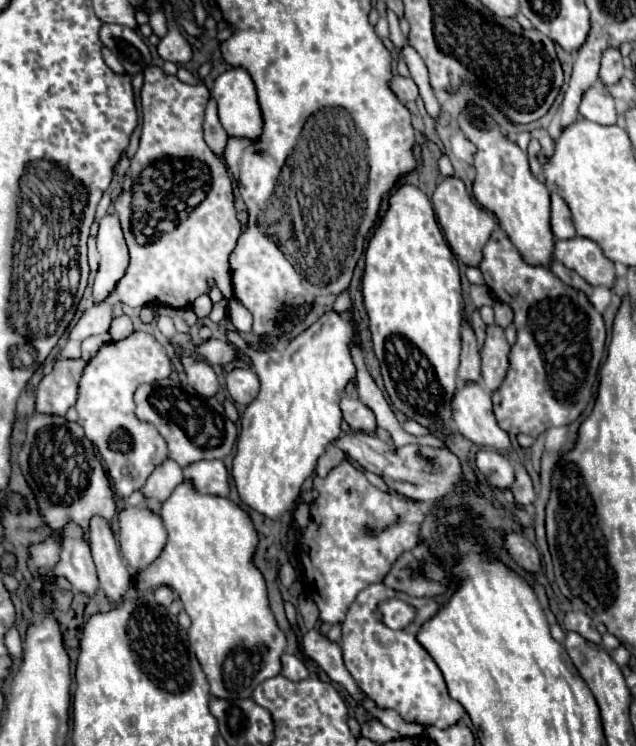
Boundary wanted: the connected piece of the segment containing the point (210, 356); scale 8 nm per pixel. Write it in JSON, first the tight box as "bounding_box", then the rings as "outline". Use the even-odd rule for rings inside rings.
{"bounding_box":[198,338,240,366],"outline":[[[212,338],[212,340],[204,342],[204,344],[200,344],[198,352],[206,358],[206,362],[210,362],[210,364],[222,364],[224,366],[224,364],[230,364],[232,360],[236,360],[240,350],[236,346],[232,346],[230,342],[226,342],[226,340]]]}

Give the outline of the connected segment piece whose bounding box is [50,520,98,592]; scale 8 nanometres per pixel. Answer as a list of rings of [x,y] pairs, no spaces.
[[[70,520],[64,526],[62,536],[64,536],[64,540],[62,540],[62,550],[60,550],[60,562],[54,566],[54,570],[50,570],[50,576],[64,576],[80,592],[96,592],[98,576],[96,576],[96,566],[94,566],[92,554],[90,554],[90,546],[84,540],[84,530]]]

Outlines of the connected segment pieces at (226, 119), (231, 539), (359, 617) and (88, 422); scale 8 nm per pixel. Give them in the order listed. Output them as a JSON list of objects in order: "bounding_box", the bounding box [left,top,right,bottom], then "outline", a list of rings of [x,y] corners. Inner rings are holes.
[{"bounding_box":[212,68,262,142],"outline":[[[230,68],[224,74],[220,74],[214,82],[212,88],[212,96],[218,102],[218,116],[220,122],[226,130],[228,136],[232,138],[248,138],[250,142],[258,142],[260,134],[262,134],[262,110],[258,104],[258,94],[256,94],[256,84],[252,80],[252,76],[244,70],[244,68]]]},{"bounding_box":[134,482,286,700],"outline":[[[182,482],[172,492],[172,496],[162,504],[160,516],[168,530],[168,542],[162,554],[148,568],[136,574],[134,586],[138,590],[170,586],[182,598],[184,610],[192,618],[192,626],[188,630],[190,648],[194,650],[210,682],[212,696],[224,700],[250,698],[260,682],[280,674],[280,656],[286,648],[286,638],[278,628],[274,614],[268,606],[264,576],[252,566],[252,556],[258,544],[256,530],[248,514],[242,508],[238,508],[234,502],[220,496],[198,494],[192,490],[188,482]]]},{"bounding_box":[342,584,464,728],"outline":[[[370,584],[360,592],[356,602],[346,614],[342,622],[342,652],[344,664],[356,684],[376,700],[382,708],[394,708],[408,722],[418,722],[422,726],[438,726],[448,728],[456,724],[464,716],[464,708],[460,702],[452,700],[440,668],[434,664],[432,656],[418,644],[416,632],[418,628],[438,612],[438,604],[432,598],[412,598],[404,592],[396,592],[384,584]],[[400,598],[416,608],[416,618],[404,630],[390,630],[380,622],[376,614],[376,606],[382,600]]]},{"bounding_box":[76,330,172,500],"outline":[[[136,330],[132,332],[128,338],[120,340],[120,342],[108,342],[104,344],[98,354],[86,364],[84,374],[80,378],[78,384],[78,400],[76,400],[76,412],[78,412],[78,424],[84,428],[86,438],[98,448],[104,464],[106,464],[106,472],[110,482],[114,482],[116,492],[126,500],[134,490],[140,490],[146,484],[146,478],[152,474],[152,470],[166,460],[168,456],[168,448],[164,438],[160,436],[160,432],[156,430],[154,424],[150,422],[142,422],[136,418],[134,414],[134,390],[140,384],[150,384],[162,378],[168,378],[172,372],[168,354],[164,344],[160,344],[152,334],[144,332],[144,330]]]}]

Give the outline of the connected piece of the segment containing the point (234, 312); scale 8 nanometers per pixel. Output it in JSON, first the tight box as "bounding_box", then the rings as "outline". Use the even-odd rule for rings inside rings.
{"bounding_box":[228,298,252,332],"outline":[[[232,298],[228,302],[228,312],[230,312],[230,320],[238,332],[250,332],[252,330],[252,314],[236,298]]]}

